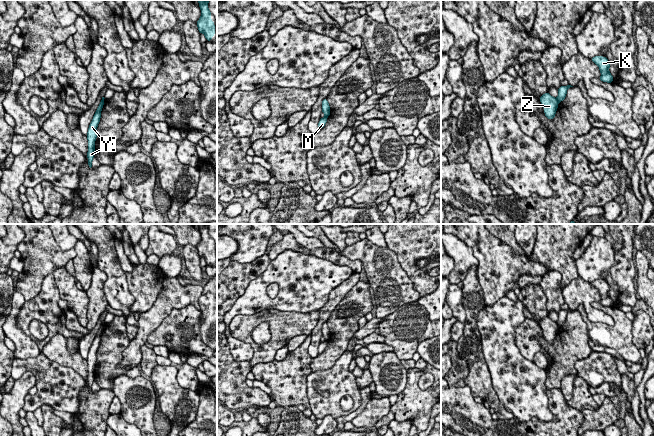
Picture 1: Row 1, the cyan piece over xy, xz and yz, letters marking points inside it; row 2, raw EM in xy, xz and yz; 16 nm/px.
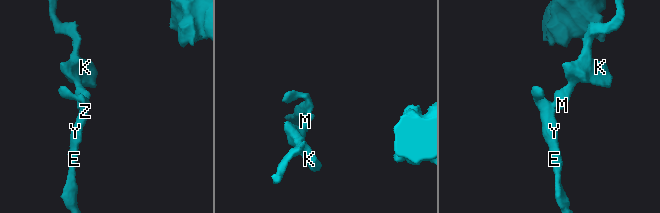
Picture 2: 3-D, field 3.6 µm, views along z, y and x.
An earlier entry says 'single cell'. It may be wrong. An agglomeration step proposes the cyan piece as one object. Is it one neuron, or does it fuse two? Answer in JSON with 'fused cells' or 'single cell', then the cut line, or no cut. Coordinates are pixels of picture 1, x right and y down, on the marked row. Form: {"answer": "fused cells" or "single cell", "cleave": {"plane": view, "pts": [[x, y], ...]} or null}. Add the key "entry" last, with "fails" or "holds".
{"answer": "fused cells", "cleave": {"plane": "yz", "pts": [[556, 99], [559, 101]]}, "entry": "fails"}

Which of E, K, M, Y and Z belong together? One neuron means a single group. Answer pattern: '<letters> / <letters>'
E Y Z / K M

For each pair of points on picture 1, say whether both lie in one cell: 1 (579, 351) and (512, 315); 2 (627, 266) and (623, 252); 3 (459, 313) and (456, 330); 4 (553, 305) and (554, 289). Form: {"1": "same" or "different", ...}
{"1": "different", "2": "same", "3": "different", "4": "same"}

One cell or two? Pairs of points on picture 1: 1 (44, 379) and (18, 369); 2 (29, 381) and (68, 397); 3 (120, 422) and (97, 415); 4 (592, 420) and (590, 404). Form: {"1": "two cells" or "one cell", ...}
{"1": "one cell", "2": "two cells", "3": "two cells", "4": "two cells"}

